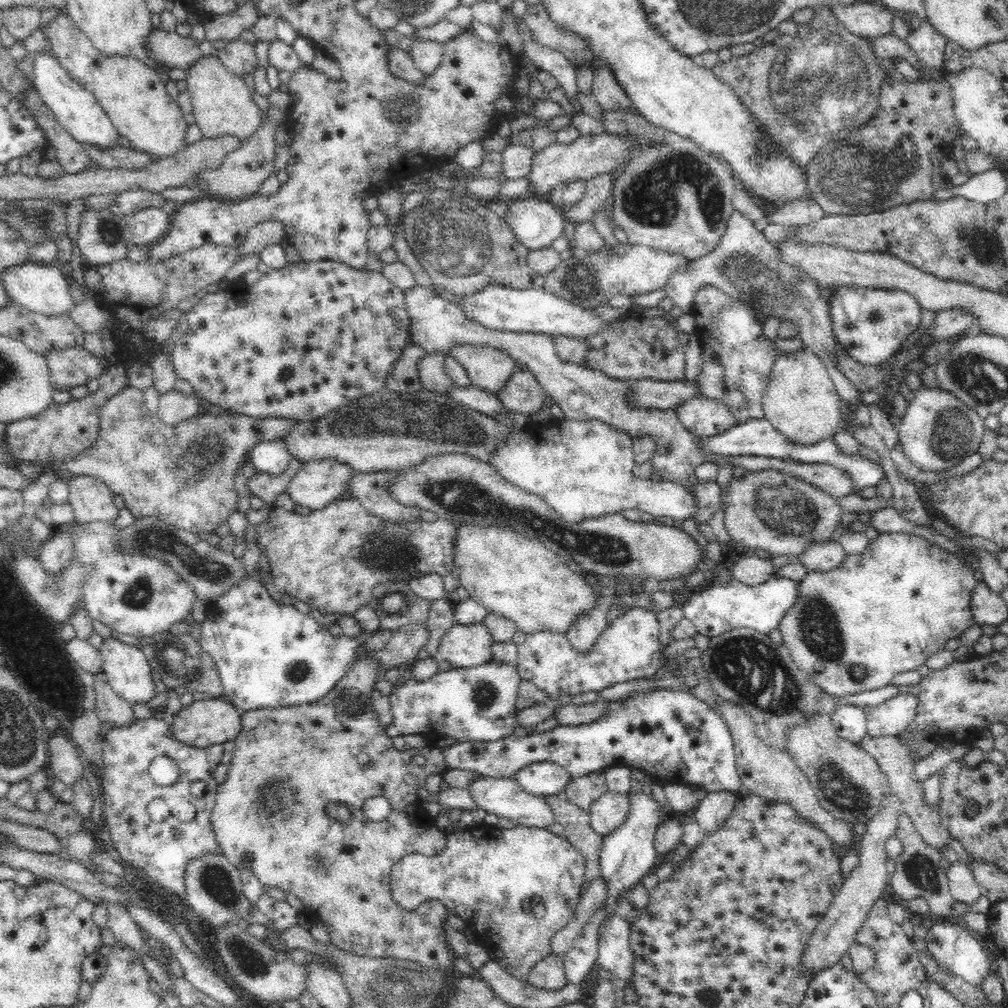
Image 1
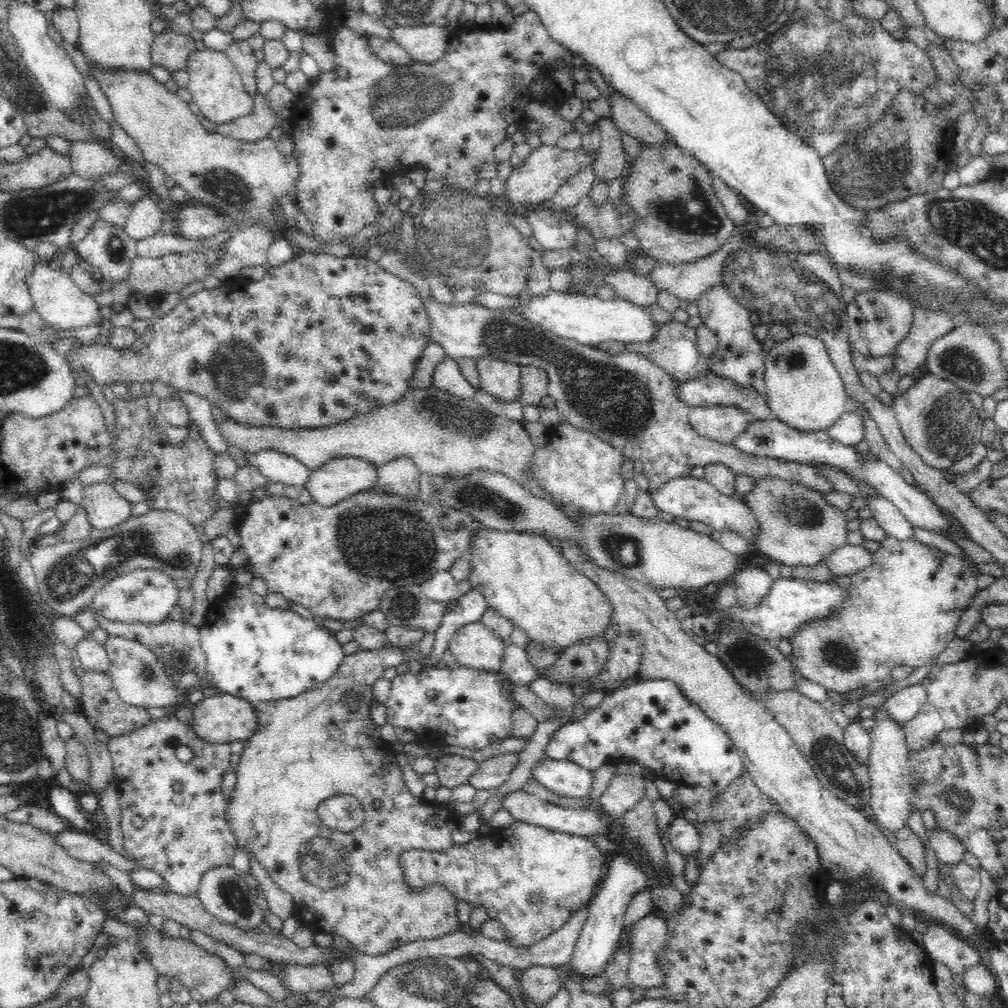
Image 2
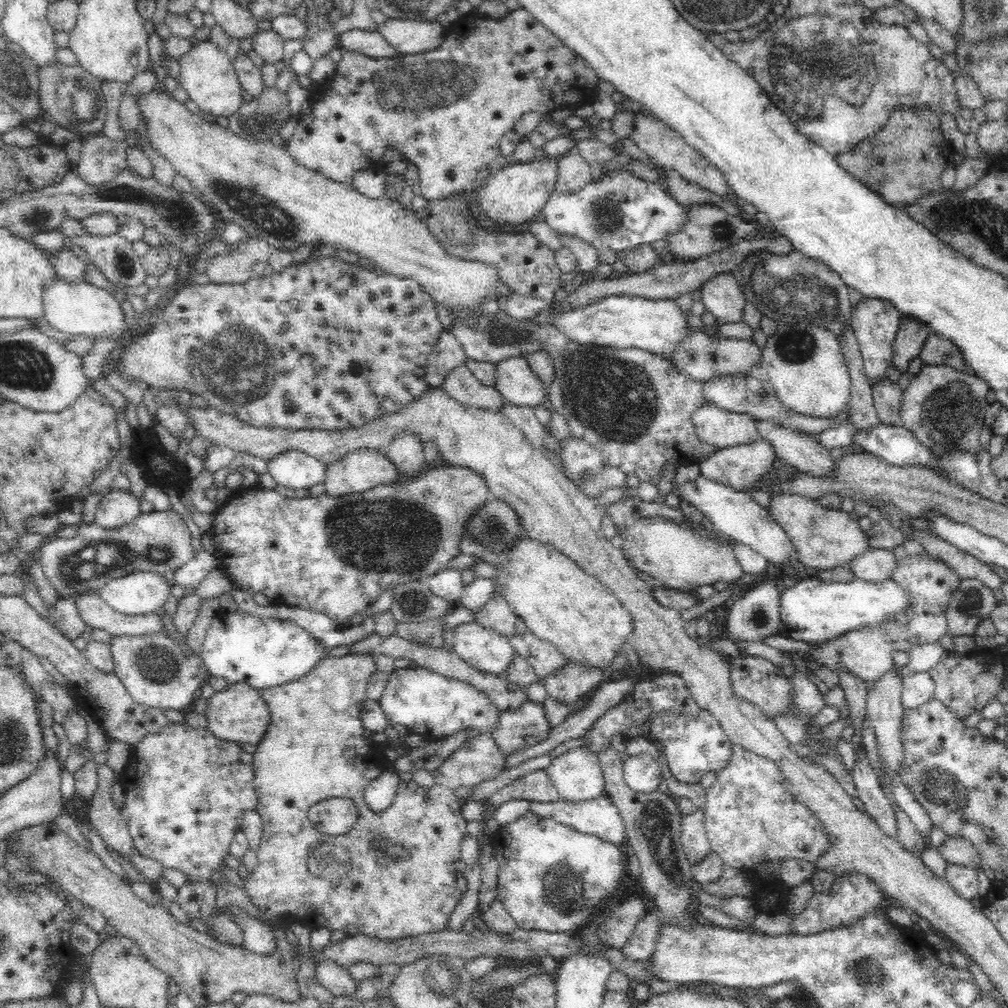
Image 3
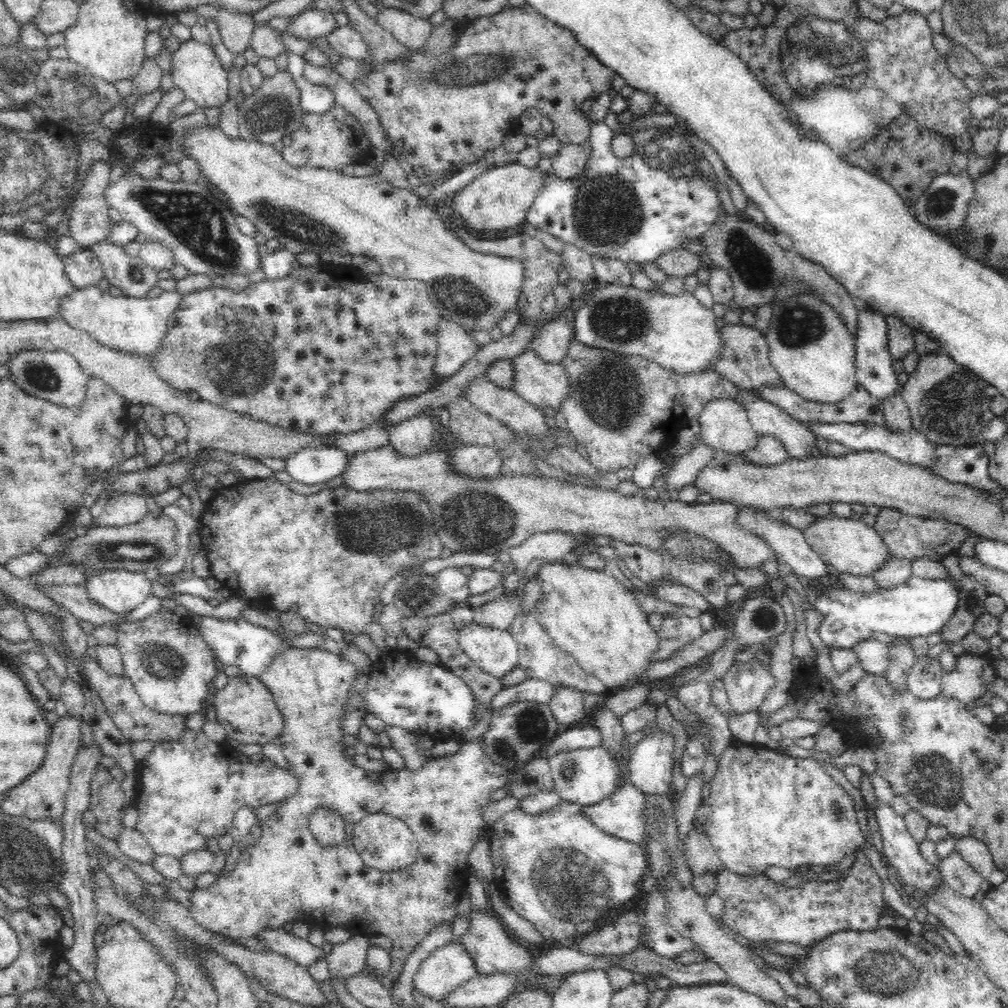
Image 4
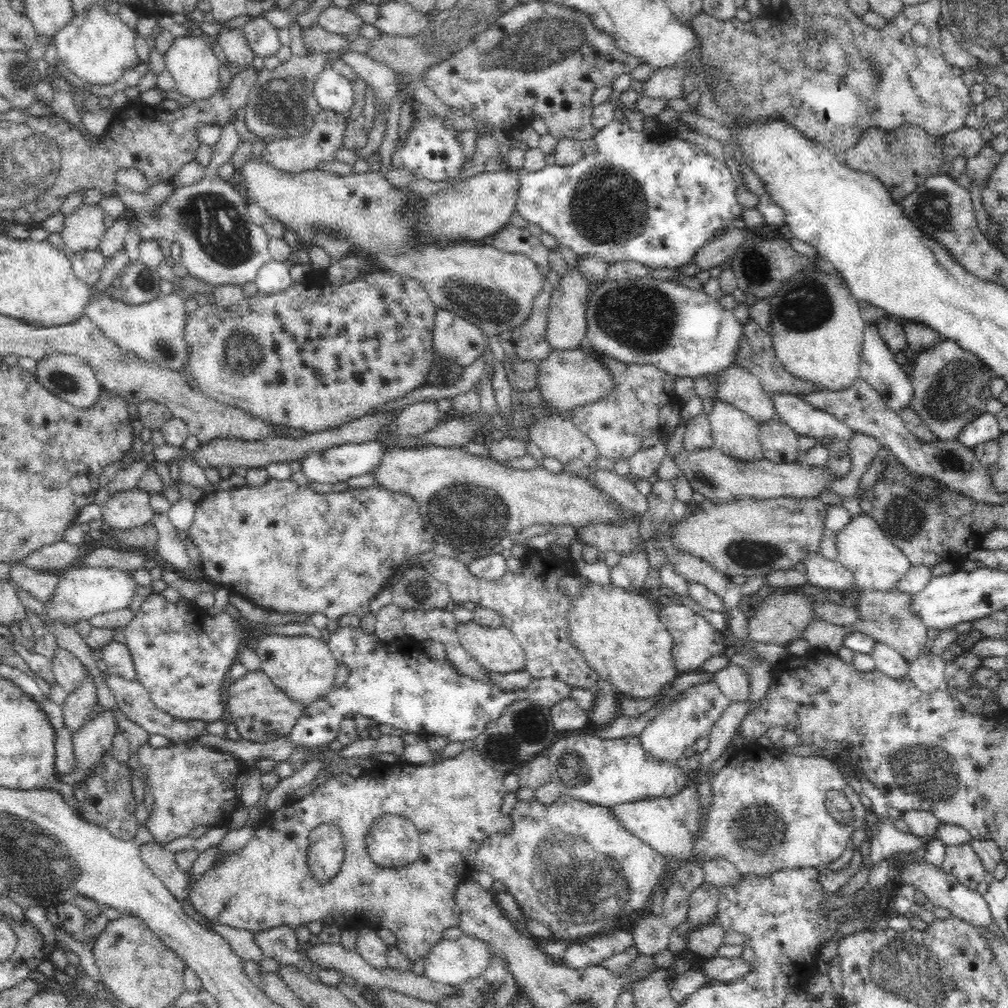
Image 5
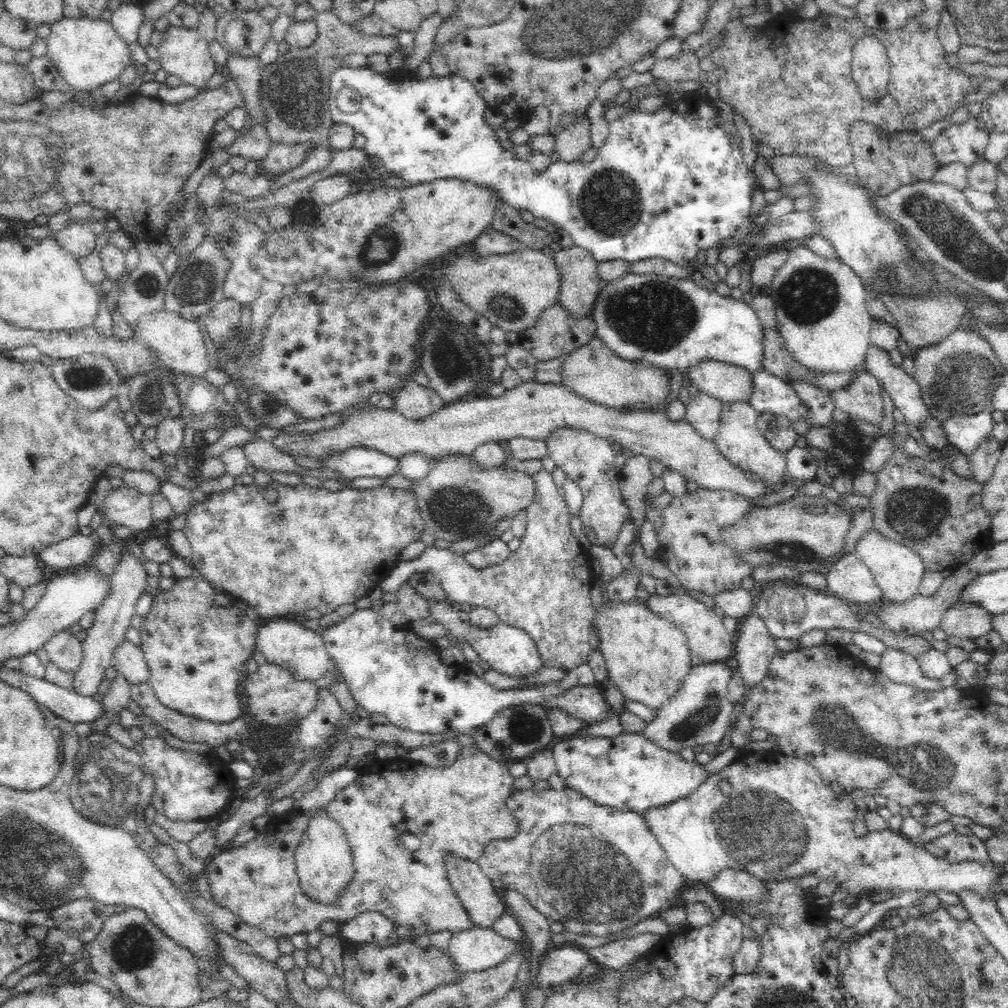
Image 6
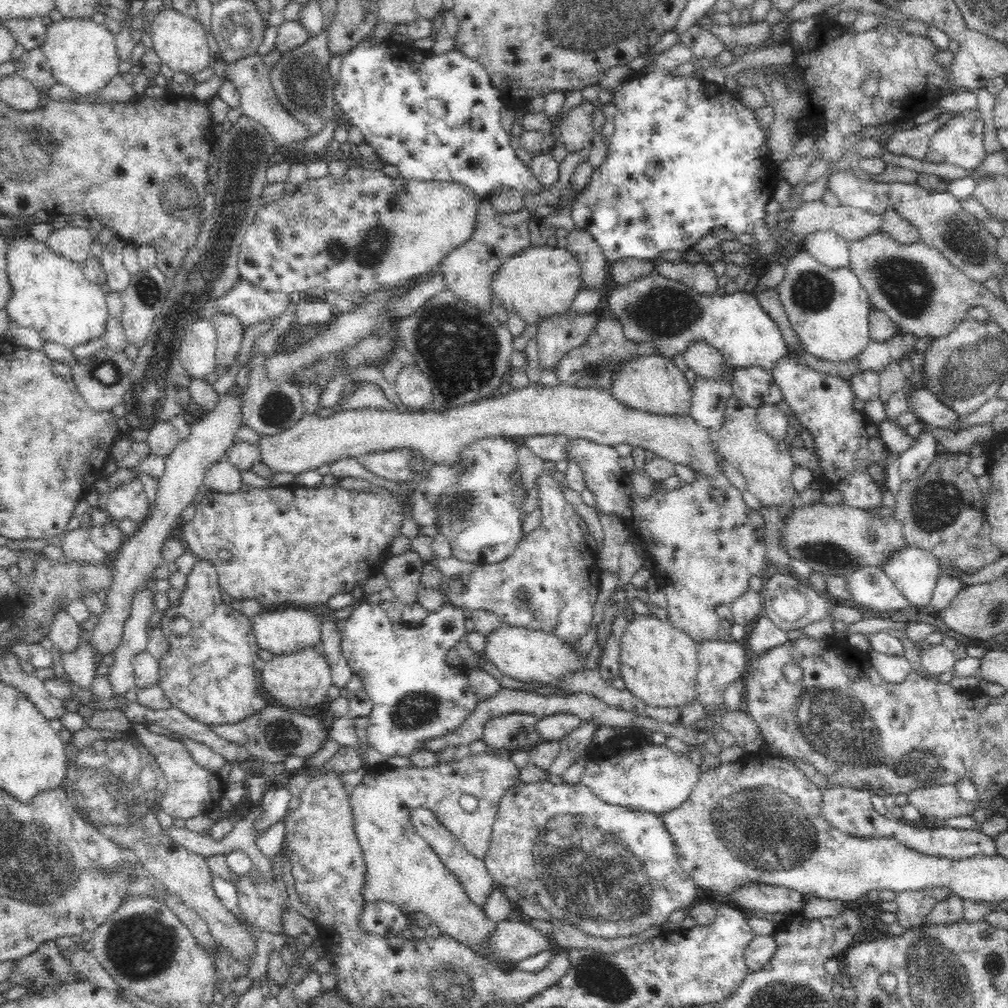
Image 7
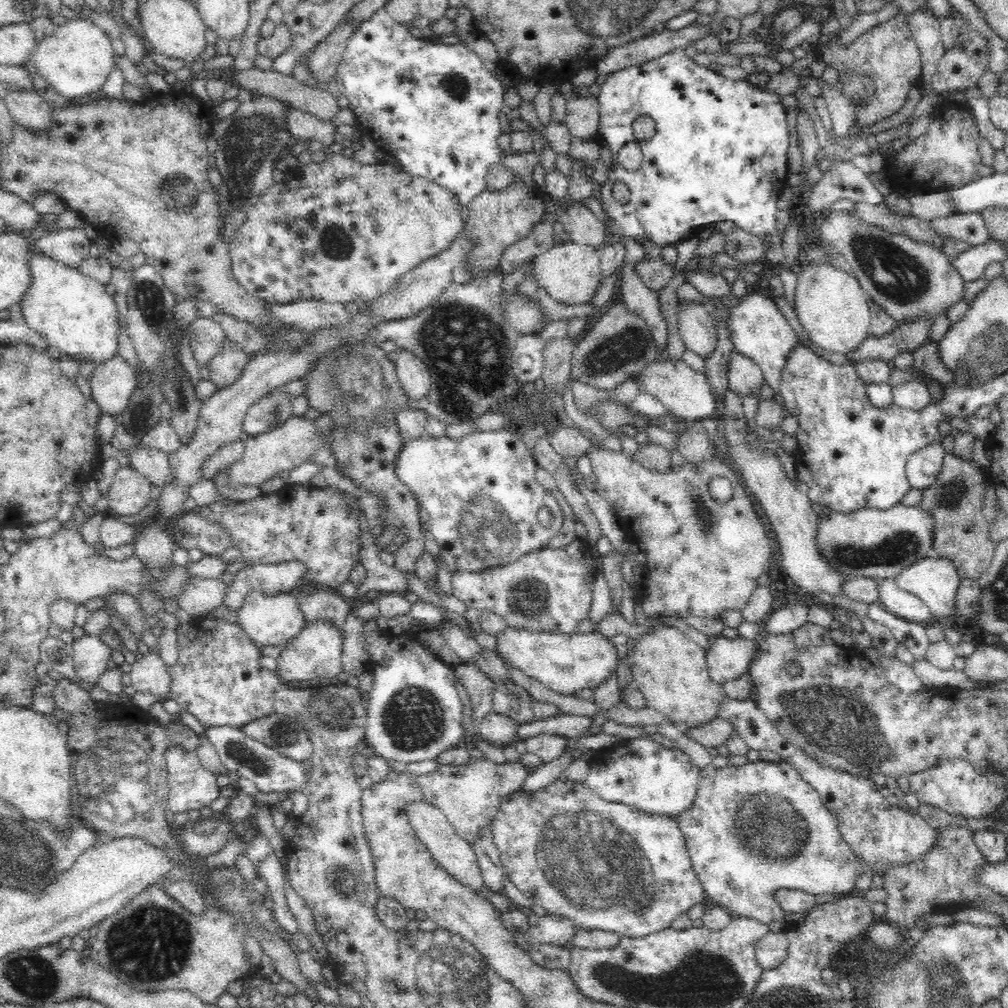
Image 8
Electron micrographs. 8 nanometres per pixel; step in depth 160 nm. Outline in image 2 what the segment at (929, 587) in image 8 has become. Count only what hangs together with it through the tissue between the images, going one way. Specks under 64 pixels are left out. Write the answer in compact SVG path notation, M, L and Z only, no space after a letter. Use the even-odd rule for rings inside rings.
M758 480L752 491L743 496L743 501L751 508L752 514L759 521L759 543L756 549L768 555L773 562L791 567L814 567L824 556L832 554L836 548L846 546L848 529L845 512L832 506L821 492L801 487L800 484L789 483L786 480Z

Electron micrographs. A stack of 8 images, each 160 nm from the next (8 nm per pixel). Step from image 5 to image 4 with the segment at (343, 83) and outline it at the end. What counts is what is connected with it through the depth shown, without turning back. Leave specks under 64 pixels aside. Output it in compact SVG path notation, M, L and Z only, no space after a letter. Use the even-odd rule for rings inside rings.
M289 54L290 75L292 82L296 85L300 97L300 108L308 116L323 115L335 104L335 98L331 88L327 86L316 86L308 82L303 76L303 56Z

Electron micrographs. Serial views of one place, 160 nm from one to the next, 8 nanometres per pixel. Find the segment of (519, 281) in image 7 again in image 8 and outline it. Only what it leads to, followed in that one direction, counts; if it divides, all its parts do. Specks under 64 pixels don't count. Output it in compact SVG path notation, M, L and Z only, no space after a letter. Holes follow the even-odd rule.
M571 241L557 242L550 250L533 257L530 261L532 268L527 275L534 276L536 286L544 288L553 300L562 304L590 303L603 279L600 256L590 244L578 244Z

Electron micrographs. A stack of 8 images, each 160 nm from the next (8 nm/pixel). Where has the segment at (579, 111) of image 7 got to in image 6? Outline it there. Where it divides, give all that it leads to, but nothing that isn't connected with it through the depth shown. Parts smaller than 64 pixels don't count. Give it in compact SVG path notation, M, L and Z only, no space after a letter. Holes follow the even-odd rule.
M588 115L578 118L570 126L554 135L555 152L559 160L580 161L580 156L591 148L591 130L594 122Z

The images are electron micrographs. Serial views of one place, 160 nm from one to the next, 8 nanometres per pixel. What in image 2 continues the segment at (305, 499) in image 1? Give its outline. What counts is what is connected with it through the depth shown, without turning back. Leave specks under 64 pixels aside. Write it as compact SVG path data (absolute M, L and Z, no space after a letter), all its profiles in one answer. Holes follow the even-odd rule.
M360 457L335 458L314 469L304 488L311 494L313 502L329 506L373 489L378 471L376 465Z

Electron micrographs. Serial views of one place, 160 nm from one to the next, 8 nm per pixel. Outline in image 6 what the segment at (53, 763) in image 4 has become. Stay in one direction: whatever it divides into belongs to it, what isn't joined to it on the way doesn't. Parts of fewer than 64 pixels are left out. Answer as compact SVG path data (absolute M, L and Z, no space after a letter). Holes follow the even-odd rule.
M123 550L122 554L122 558L110 575L110 590L108 590L106 598L102 600L102 604L94 611L95 617L92 626L86 630L87 635L82 642L83 658L80 668L75 672L71 689L78 695L93 697L97 694L102 679L105 677L104 672L111 666L116 647L126 640L126 629L131 626L130 619L136 614L136 602L148 585L146 580L149 575L146 573L144 565Z

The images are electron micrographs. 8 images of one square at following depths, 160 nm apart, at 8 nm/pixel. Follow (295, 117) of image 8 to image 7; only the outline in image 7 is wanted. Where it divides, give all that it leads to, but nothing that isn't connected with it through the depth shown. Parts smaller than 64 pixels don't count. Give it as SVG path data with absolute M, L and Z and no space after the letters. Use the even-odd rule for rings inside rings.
M254 54L228 63L225 77L230 79L231 83L238 89L244 115L262 124L266 128L265 131L276 140L278 147L302 142L310 137L310 132L278 102L271 85L269 70L263 57L260 54Z

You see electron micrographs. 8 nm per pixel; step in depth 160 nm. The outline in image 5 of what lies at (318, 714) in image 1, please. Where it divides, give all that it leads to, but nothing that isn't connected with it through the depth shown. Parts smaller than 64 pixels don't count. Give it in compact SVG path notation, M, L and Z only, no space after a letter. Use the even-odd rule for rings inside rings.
M266 635L258 640L255 650L260 657L261 667L272 683L286 693L292 700L303 704L306 709L318 698L324 698L334 688L334 677L338 663L328 646L326 639L310 638L310 635L285 636ZM465 748L460 754L452 758L443 758L433 765L412 765L398 761L381 766L378 774L379 776L377 778L366 778L366 776L354 777L347 771L340 771L328 777L324 783L310 794L298 800L288 801L276 808L276 810L270 812L260 821L259 826L255 830L255 835L244 845L244 848L240 848L238 852L227 855L225 860L210 867L200 876L198 881L194 881L190 885L190 904L192 904L196 913L200 913L206 921L228 925L232 927L232 929L246 930L254 934L278 926L288 926L296 930L312 922L319 922L324 926L336 926L340 928L340 930L355 929L356 931L360 931L361 929L373 929L377 932L379 929L385 928L395 934L396 945L394 947L398 949L398 951L404 953L404 955L408 957L408 961L414 963L418 958L424 958L439 940L443 939L442 936L446 930L459 927L461 913L455 902L457 886L465 879L468 879L475 870L475 858L483 840L486 840L491 834L509 833L512 830L511 816L509 816L509 814L504 815L500 811L502 798L504 798L504 795L508 792L506 787L504 787L505 773L492 768L491 765L487 763L487 760L482 758L478 749ZM385 814L403 816L404 818L410 819L412 823L416 825L420 833L420 848L418 860L414 860L412 864L407 864L400 868L382 868L368 856L364 844L366 831L376 818L380 818ZM322 823L334 824L343 834L345 841L345 859L343 860L340 872L336 874L328 884L318 884L317 881L312 878L312 871L308 868L308 855L306 855L308 846L310 846L309 834L316 826Z

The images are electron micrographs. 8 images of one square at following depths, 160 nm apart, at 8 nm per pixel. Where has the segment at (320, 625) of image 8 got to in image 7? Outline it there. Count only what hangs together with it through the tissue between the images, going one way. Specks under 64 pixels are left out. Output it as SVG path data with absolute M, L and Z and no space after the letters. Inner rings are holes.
M321 644L309 645L298 652L274 655L272 660L265 662L259 680L262 692L271 697L272 703L292 710L318 708L328 699L328 690L332 686L331 667L323 655Z

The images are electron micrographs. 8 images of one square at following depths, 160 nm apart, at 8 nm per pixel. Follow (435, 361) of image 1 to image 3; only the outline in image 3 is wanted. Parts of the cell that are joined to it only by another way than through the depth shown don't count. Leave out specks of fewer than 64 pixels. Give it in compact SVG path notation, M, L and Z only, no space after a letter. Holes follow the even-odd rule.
M465 365L450 371L440 388L463 406L499 413L502 413L502 406L508 406L493 386L481 384Z

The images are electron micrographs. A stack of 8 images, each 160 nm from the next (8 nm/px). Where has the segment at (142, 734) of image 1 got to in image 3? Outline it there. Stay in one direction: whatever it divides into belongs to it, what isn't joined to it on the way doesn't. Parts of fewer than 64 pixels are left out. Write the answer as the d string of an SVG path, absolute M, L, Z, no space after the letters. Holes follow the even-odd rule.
M171 721L160 732L147 734L138 744L133 745L130 760L128 760L128 764L126 764L126 768L124 768L118 780L125 794L121 815L126 821L130 836L132 837L133 847L137 850L137 853L157 860L166 869L185 872L188 883L210 881L212 879L212 872L219 870L220 866L224 864L224 858L230 853L229 850L234 834L241 830L242 813L244 810L255 810L259 804L258 792L255 791L254 787L254 769L251 765L240 761L240 752L239 743L220 740L208 729L202 727L193 728L186 723L174 723Z

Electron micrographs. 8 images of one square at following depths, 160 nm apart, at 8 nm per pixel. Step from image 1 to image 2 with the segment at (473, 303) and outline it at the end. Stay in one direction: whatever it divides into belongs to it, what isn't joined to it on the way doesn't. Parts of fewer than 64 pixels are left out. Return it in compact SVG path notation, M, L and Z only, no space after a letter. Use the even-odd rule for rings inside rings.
M553 289L546 296L532 295L525 301L519 315L544 330L590 347L605 347L612 342L647 343L654 340L656 331L659 331L658 324L648 314L648 308L640 308L630 300L617 297L608 301Z

